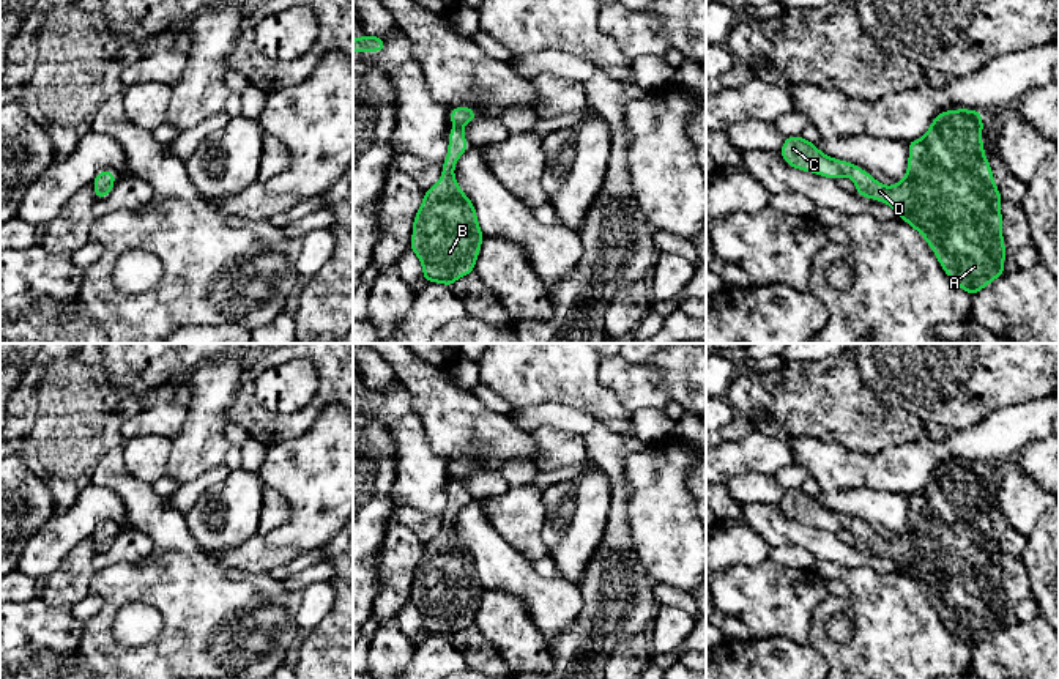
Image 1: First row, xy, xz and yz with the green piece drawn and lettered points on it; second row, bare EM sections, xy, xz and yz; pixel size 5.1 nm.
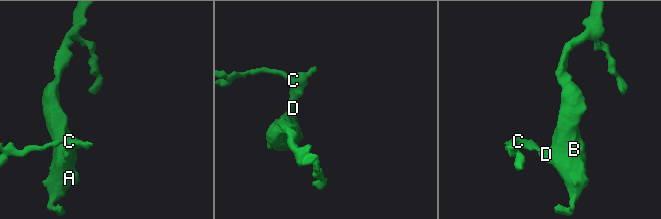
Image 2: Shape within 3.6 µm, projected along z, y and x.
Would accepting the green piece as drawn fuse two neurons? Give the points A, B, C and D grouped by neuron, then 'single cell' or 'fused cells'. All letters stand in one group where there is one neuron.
groups A B C D; single cell

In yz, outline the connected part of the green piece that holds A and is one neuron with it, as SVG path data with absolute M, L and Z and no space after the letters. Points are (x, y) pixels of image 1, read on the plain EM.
M980 463L941 465L923 492L906 495L909 501L906 529L892 540L878 536L856 517L826 509L815 496L801 488L786 490L780 507L788 518L804 525L830 532L849 529L856 534L859 548L890 558L908 578L927 592L952 636L974 649L998 629L1007 625L1002 619L1007 608L1001 583L1002 550L983 506L982 482Z

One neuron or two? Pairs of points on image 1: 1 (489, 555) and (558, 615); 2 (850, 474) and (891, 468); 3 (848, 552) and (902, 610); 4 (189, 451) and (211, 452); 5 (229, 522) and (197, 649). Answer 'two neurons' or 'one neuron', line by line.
1: one neuron
2: one neuron
3: two neurons
4: one neuron
5: two neurons

